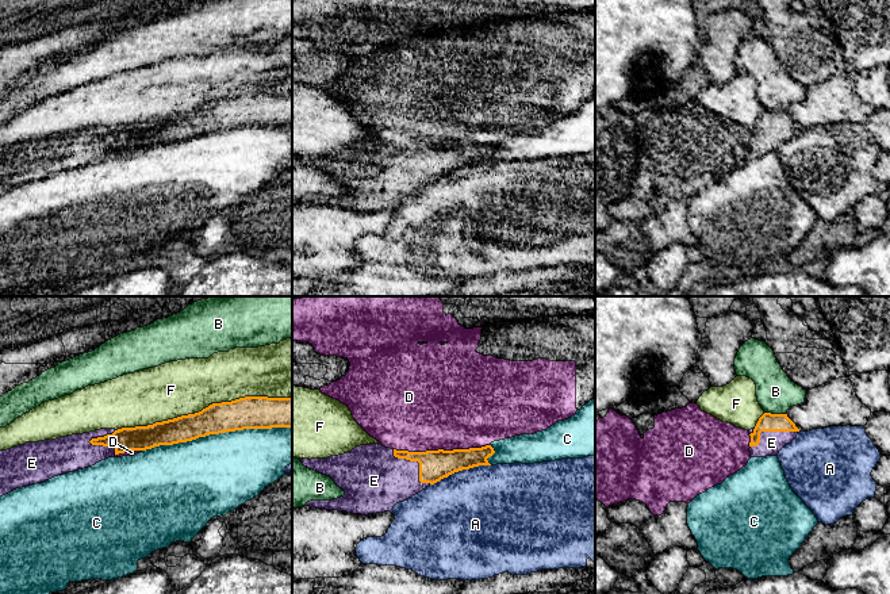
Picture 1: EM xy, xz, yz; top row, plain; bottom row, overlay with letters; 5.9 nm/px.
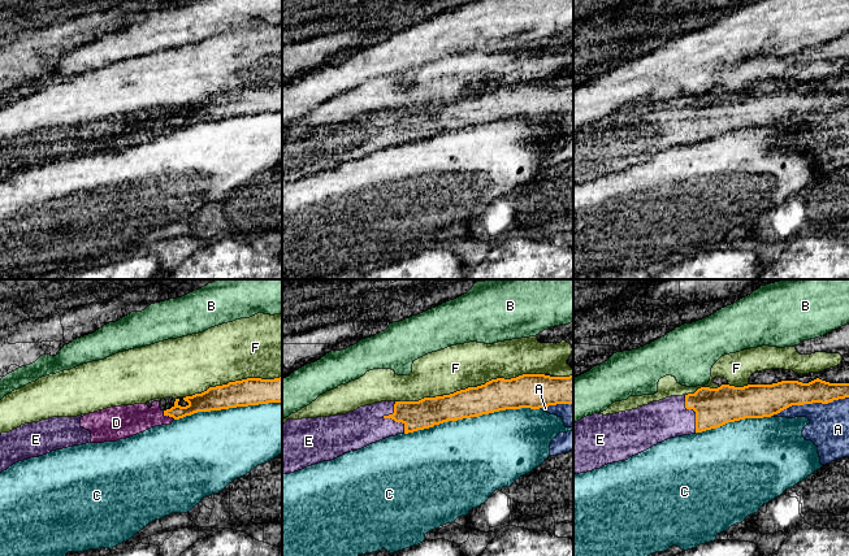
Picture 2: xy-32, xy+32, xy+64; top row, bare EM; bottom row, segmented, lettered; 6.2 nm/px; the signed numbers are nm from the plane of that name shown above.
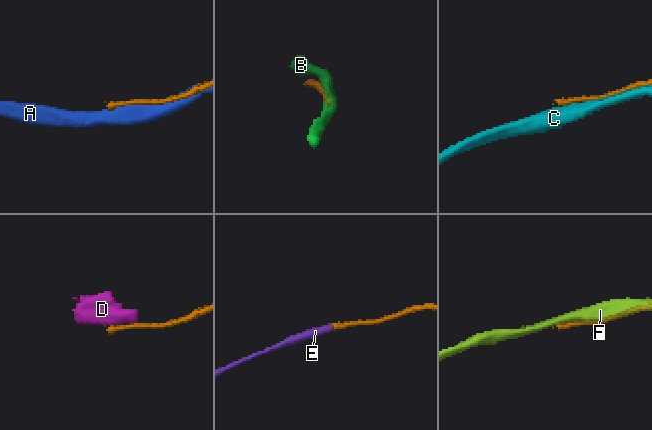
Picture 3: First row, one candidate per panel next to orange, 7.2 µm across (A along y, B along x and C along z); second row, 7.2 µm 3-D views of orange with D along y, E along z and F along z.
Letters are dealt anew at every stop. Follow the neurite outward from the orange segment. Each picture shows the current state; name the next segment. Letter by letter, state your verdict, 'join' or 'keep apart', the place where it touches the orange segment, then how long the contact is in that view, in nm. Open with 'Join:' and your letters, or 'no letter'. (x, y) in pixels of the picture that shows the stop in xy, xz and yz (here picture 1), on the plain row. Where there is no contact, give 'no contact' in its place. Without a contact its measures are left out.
Join: E
A: keep apart; meets orange in xz at (460, 167); contact 380 nm long
B: keep apart; meets orange in yz at (775, 111); contact 130 nm long
C: keep apart; meets orange in xy at (217, 130); contact 900 nm long
D: keep apart; meets orange in xz at (441, 146); contact 550 nm long
E: join; meets orange in xz at (418, 158); contact 300 nm long
F: keep apart; meets orange in xy at (203, 106); contact 1050 nm long

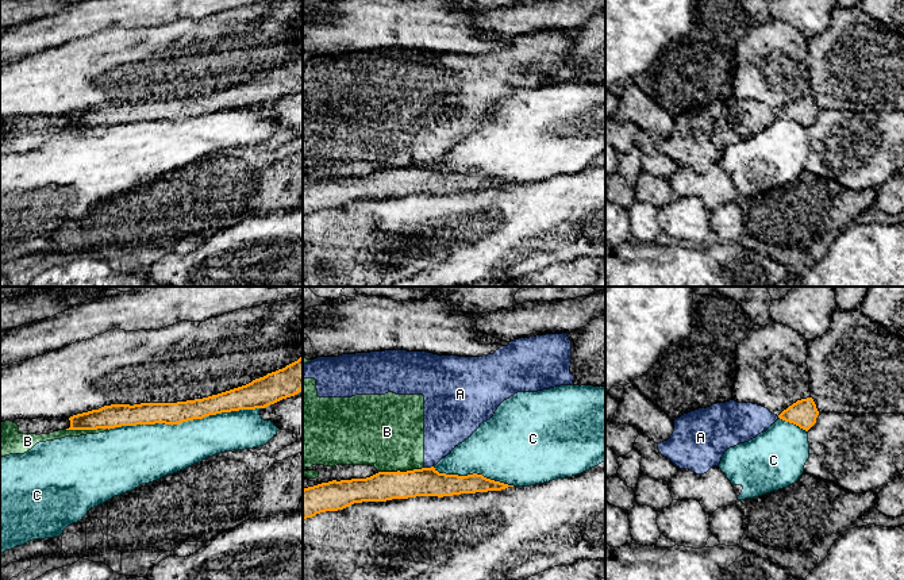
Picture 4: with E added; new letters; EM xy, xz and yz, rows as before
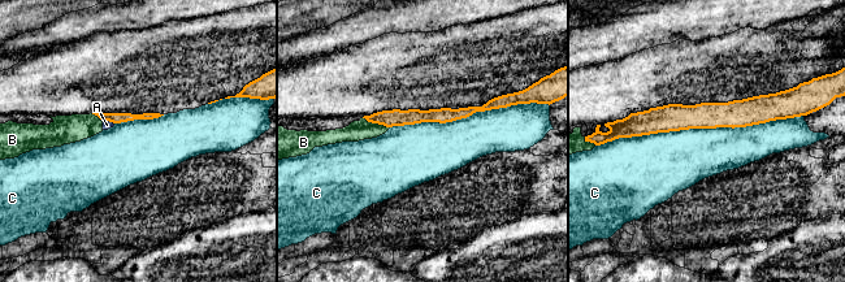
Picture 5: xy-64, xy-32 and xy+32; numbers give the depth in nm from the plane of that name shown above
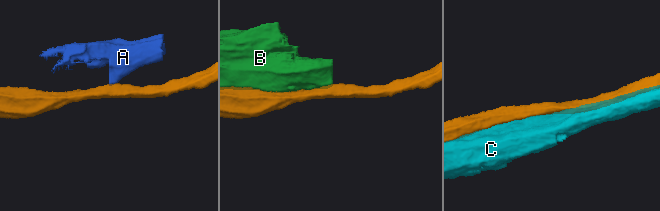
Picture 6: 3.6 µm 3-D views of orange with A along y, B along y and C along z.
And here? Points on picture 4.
Join: no letter
A: keep apart; meets orange in xz at (429, 165); contact 60 nm long
B: keep apart; meets orange in xz at (399, 168); contact 280 nm long
C: keep apart; meets orange in xy at (184, 118); contact 900 nm long

